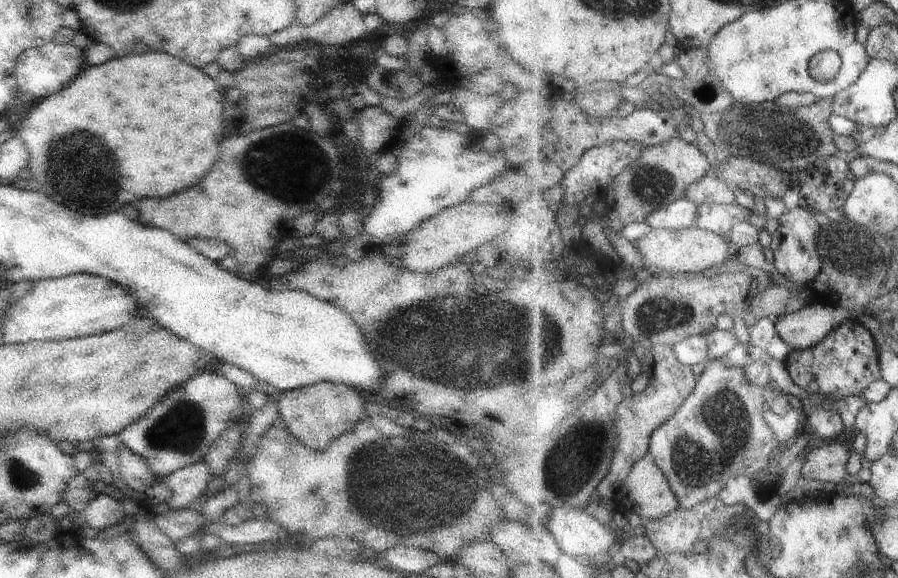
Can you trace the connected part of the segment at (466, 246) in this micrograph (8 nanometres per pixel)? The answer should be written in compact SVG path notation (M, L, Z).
M463 202L441 210L411 232L404 234L396 244L402 253L399 260L410 271L436 271L448 264L457 263L469 252L478 252L479 246L491 242L501 232L501 214L495 204Z

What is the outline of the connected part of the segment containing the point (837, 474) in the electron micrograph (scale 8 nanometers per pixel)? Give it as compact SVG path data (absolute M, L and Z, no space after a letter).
M834 441L831 444L810 448L807 455L802 460L800 474L805 480L819 480L820 482L831 482L838 484L843 479L843 474L847 474L846 466L850 461L853 450L849 443L839 443Z

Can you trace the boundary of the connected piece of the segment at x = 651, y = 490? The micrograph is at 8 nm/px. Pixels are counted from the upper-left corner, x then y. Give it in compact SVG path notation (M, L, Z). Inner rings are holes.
M651 453L638 460L622 482L631 510L641 519L660 519L680 507L680 500Z

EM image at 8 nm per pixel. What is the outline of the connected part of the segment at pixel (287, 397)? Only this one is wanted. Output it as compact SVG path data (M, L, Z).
M321 381L311 386L294 388L293 390L281 391L277 396L277 406L273 406L277 411L277 416L281 418L283 426L307 448L321 452L337 436L349 432L358 420L365 416L364 401L357 392L356 388L345 383L332 383Z

